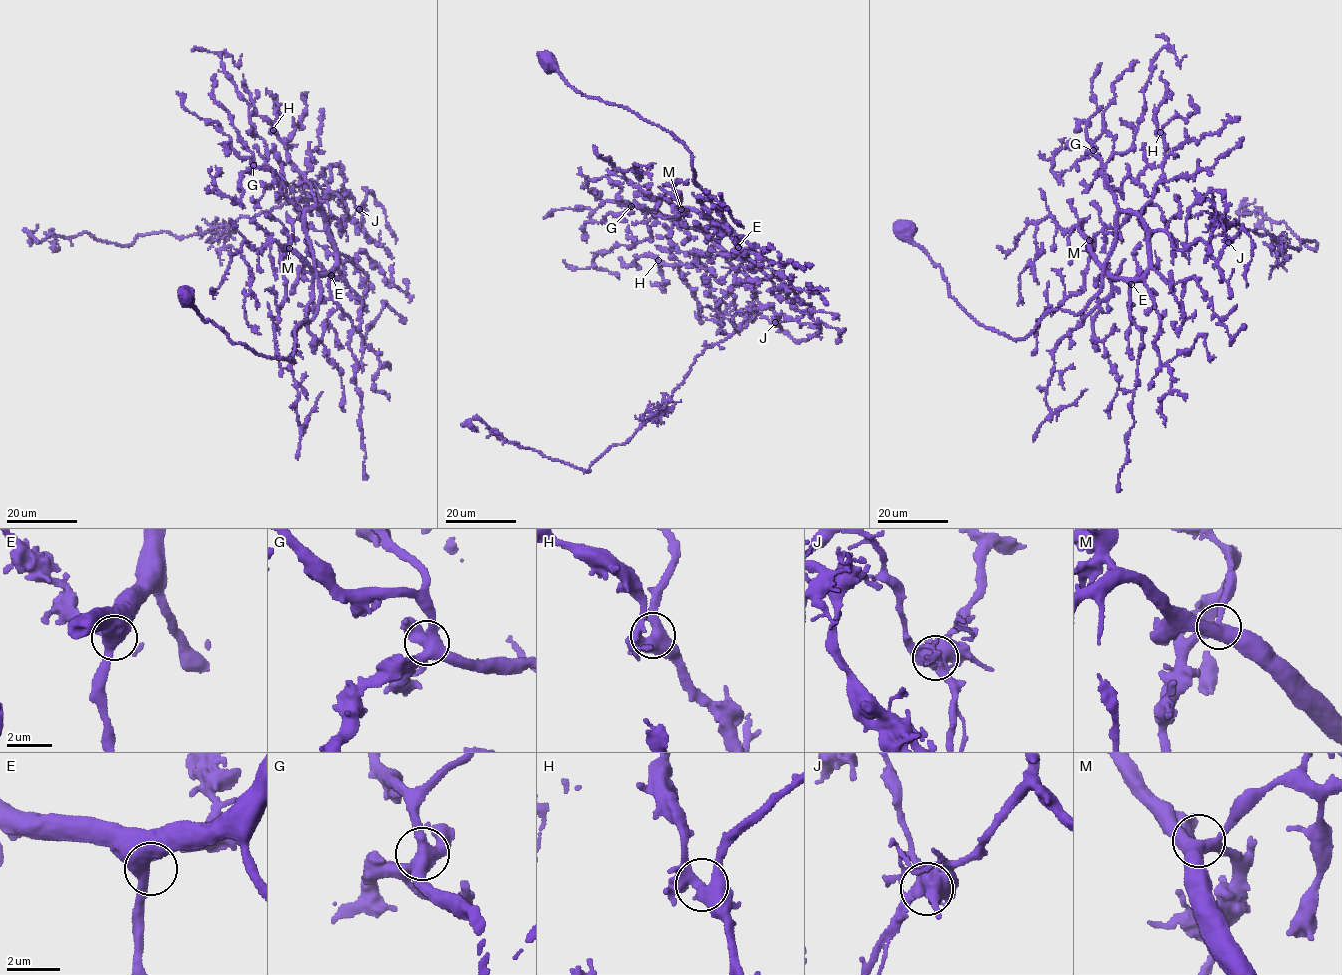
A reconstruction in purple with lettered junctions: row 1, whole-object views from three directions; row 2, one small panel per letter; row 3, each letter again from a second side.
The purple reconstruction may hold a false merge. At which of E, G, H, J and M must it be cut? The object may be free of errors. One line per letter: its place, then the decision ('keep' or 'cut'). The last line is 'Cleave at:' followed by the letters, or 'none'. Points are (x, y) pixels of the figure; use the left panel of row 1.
E: at (331, 275); keep
G: at (253, 165); keep
H: at (273, 130); keep
J: at (359, 209); cut
M: at (289, 248); keep
Cleave at: J

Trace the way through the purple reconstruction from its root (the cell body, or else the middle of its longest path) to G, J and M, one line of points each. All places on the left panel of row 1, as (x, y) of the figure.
G: (187, 297), (232, 342), (294, 361), (294, 333), (320, 295), (305, 213), (270, 169), (253, 165)
J: (187, 297), (232, 342), (293, 362), (313, 271), (336, 264), (326, 219), (363, 231), (359, 209)
M: (187, 297), (232, 342), (293, 362), (294, 333), (302, 321), (311, 320), (320, 294), (317, 274), (289, 248)

